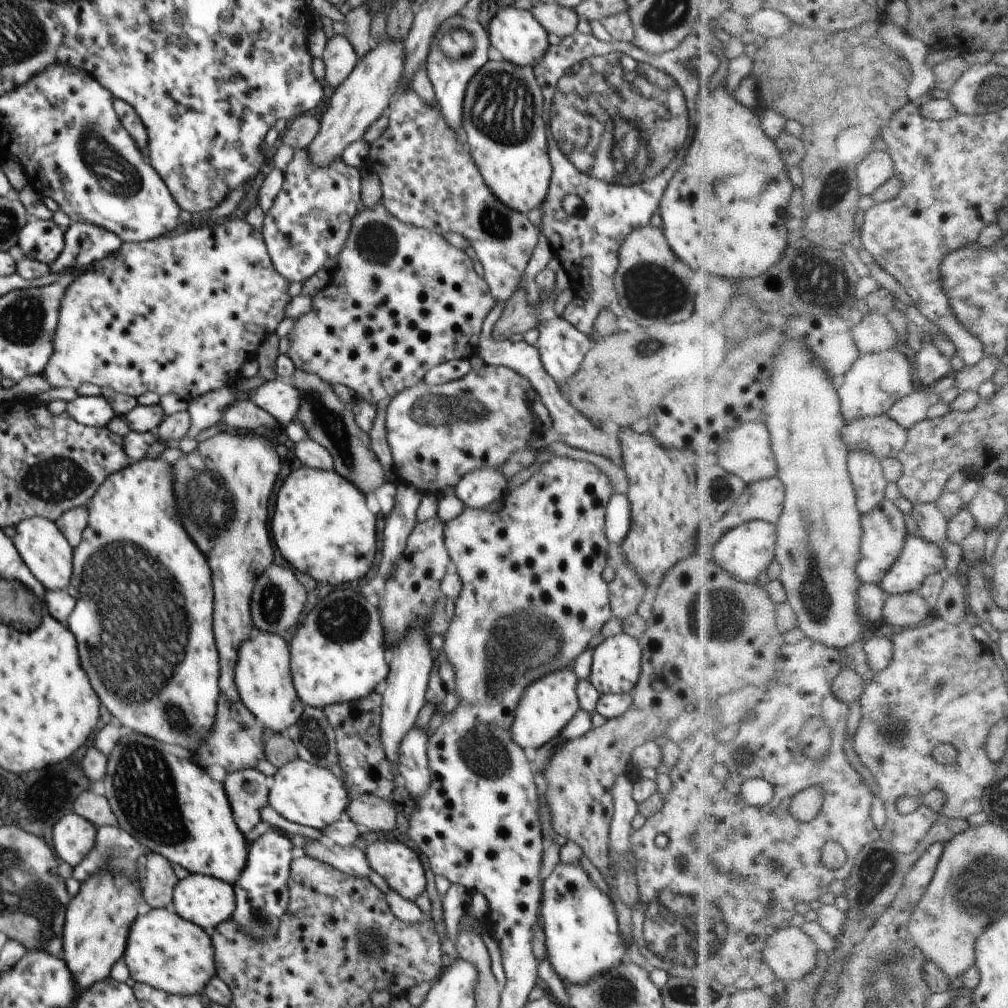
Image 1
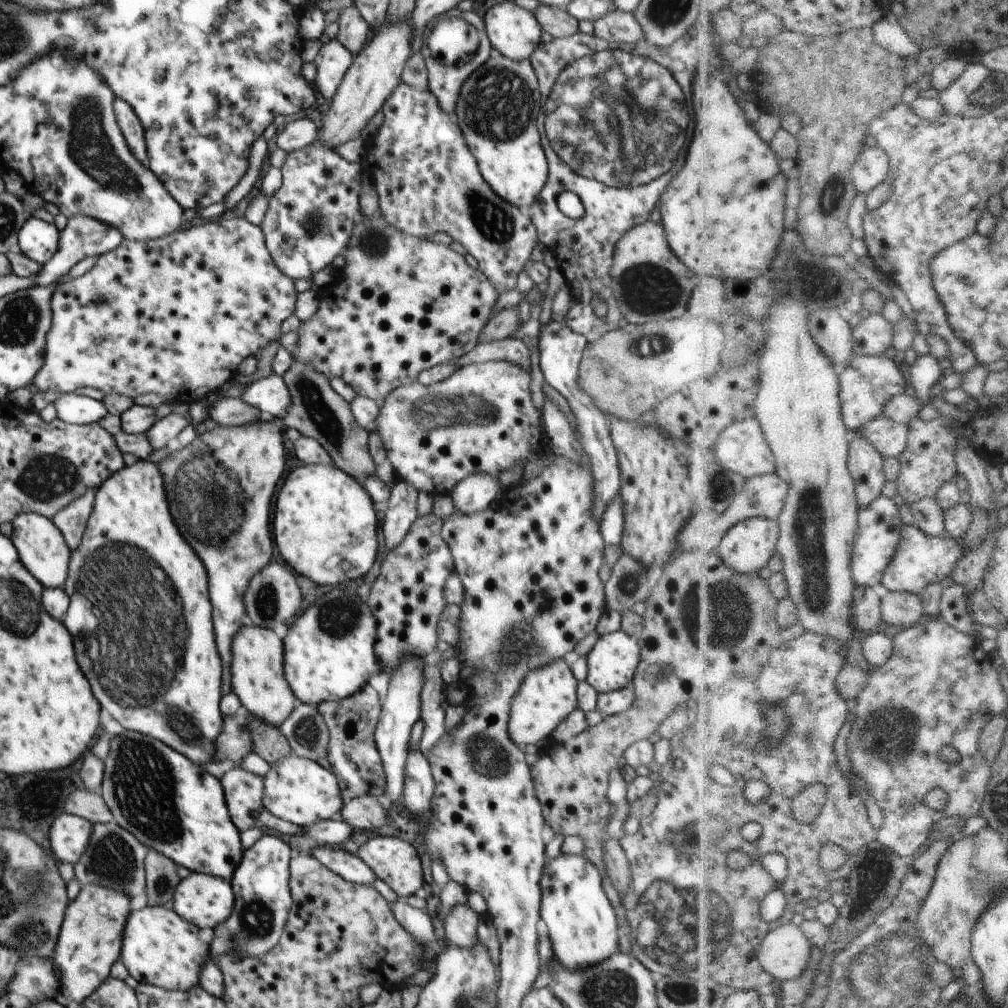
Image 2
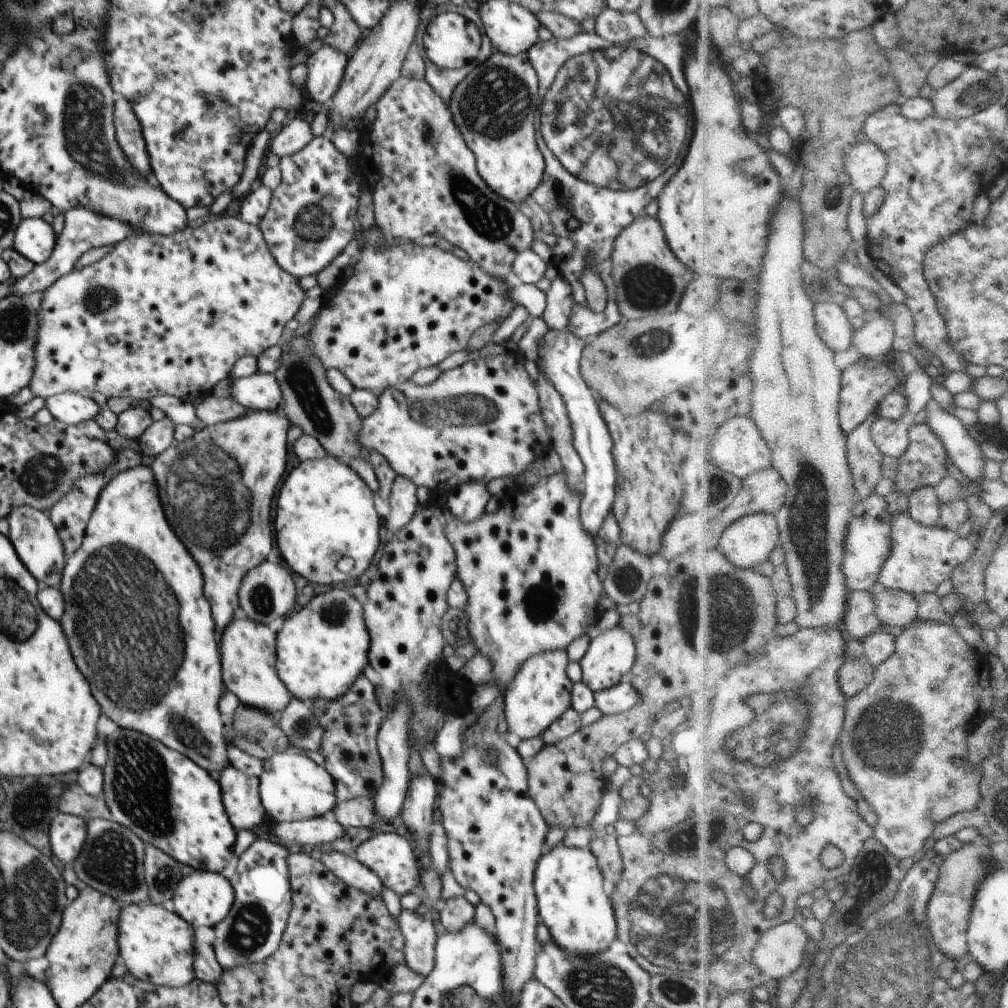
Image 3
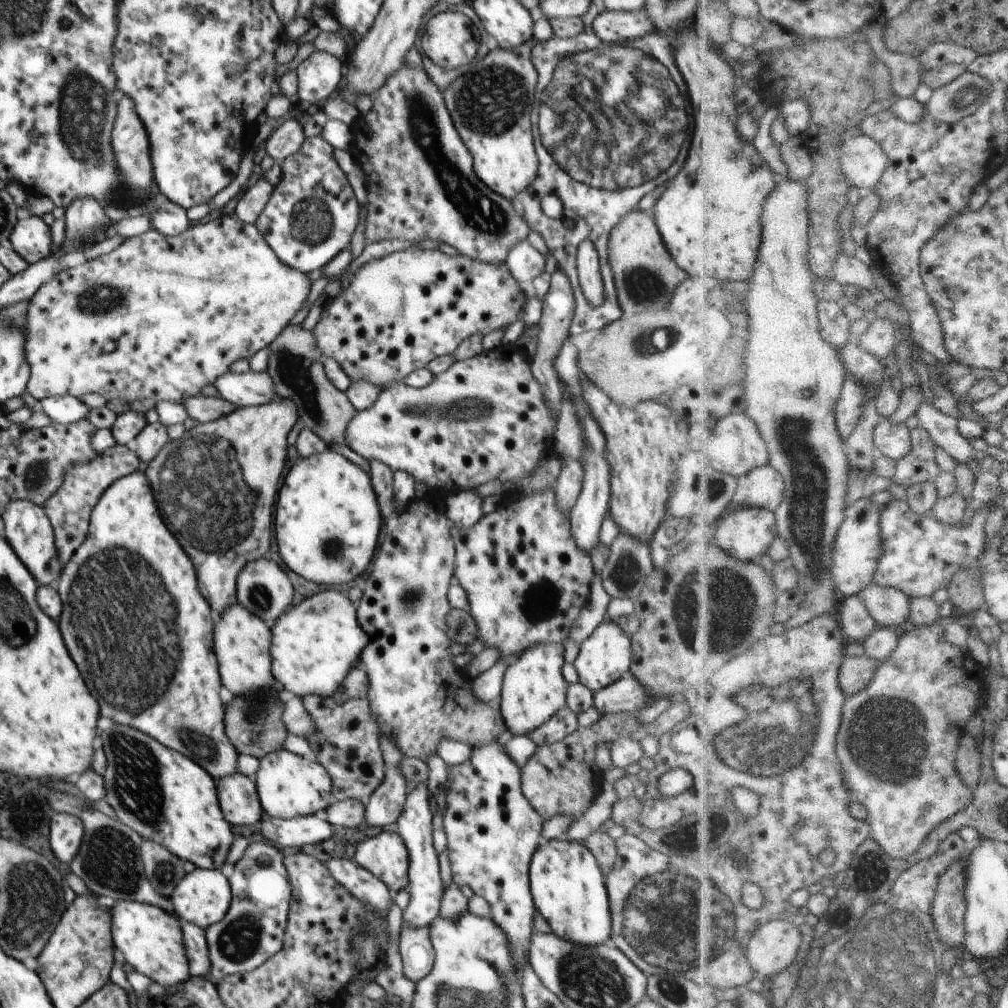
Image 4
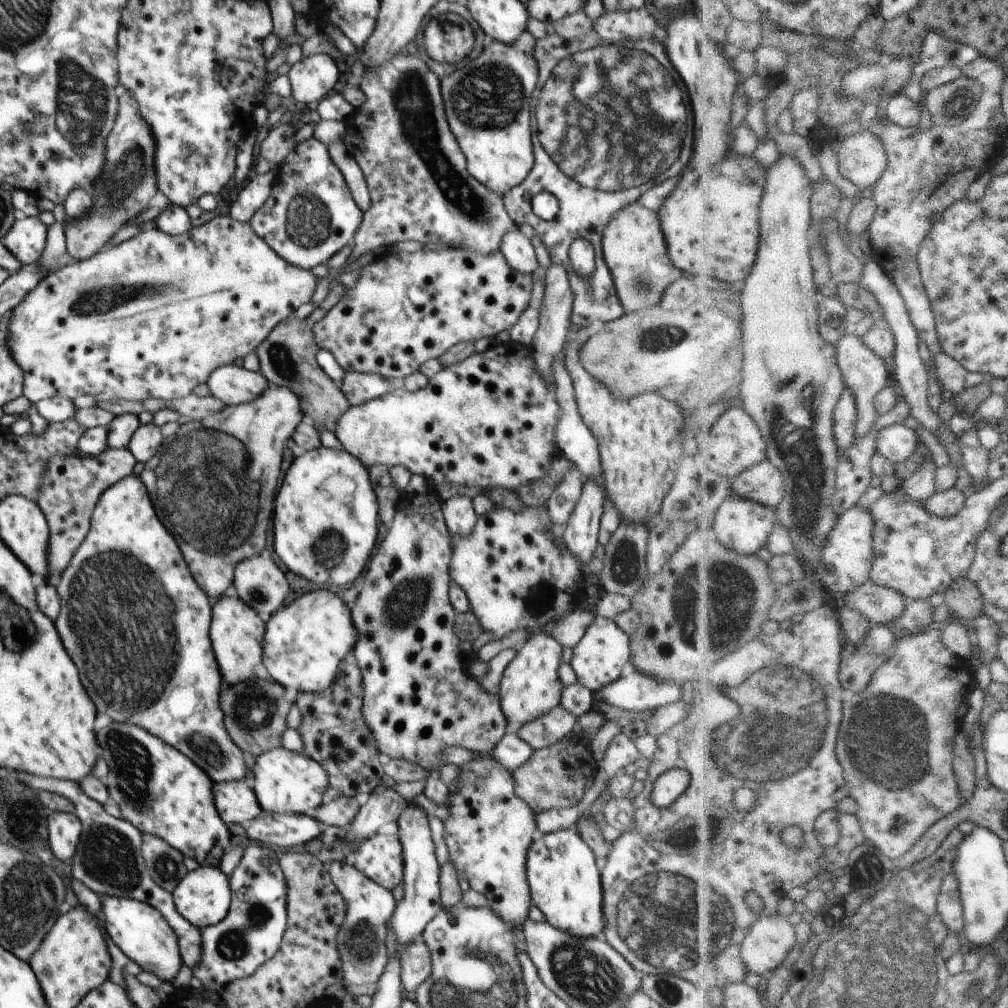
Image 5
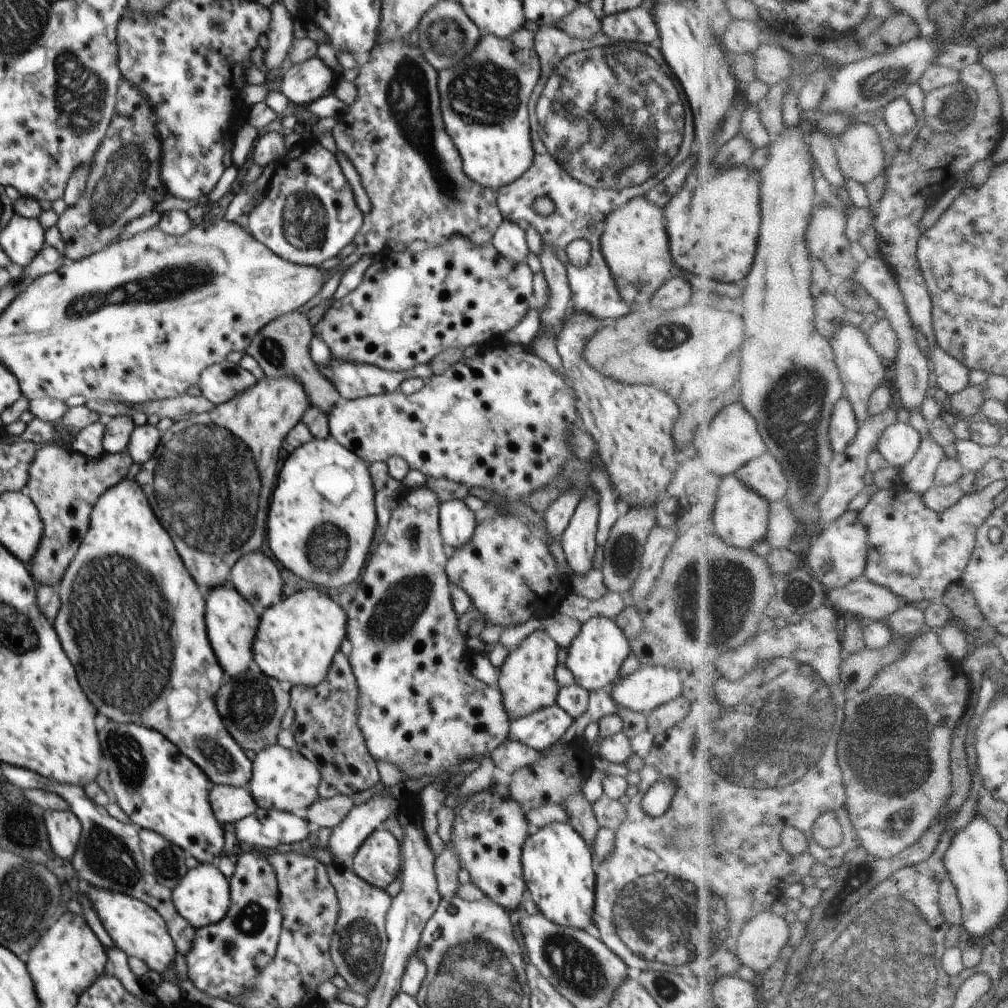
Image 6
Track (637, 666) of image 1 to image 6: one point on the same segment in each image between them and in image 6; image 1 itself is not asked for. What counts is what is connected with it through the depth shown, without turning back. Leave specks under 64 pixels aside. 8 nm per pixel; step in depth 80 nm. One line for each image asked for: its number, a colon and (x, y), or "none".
2: (612, 662)
3: (611, 654)
4: (606, 654)
5: (600, 658)
6: (595, 656)

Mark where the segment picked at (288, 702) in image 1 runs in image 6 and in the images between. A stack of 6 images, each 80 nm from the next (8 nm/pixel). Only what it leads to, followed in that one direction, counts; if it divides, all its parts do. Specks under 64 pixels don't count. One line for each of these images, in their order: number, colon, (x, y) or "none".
2: (258, 679)
3: (247, 649)
4: (241, 640)
5: (236, 631)
6: (231, 623)

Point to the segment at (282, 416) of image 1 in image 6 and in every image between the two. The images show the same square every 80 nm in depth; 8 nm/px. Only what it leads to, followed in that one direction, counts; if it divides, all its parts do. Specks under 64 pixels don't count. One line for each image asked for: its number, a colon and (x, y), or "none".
2: (271, 395)
3: (259, 391)
4: (254, 388)
5: (232, 385)
6: (219, 383)

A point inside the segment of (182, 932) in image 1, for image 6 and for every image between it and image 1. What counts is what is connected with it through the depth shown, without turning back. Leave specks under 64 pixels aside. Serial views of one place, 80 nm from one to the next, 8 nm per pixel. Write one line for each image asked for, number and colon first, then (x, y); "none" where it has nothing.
2: (159, 947)
3: (157, 946)
4: (148, 939)
5: (140, 931)
6: (138, 930)

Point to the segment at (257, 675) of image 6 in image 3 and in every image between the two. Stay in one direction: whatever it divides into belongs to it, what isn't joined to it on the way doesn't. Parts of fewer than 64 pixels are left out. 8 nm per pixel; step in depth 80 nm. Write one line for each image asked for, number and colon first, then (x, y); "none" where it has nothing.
3: (252, 731)
4: (253, 722)
5: (255, 711)

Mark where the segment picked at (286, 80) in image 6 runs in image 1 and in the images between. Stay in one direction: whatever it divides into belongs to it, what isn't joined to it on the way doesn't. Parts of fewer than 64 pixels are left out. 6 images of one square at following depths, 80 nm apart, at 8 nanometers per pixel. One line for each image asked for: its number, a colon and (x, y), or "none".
1: (339, 58)
2: (333, 60)
3: (326, 67)
4: (318, 76)
5: (311, 79)

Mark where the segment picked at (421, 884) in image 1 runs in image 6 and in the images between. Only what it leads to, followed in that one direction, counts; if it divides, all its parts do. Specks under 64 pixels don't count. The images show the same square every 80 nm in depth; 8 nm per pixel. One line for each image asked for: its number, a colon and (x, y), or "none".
2: (395, 861)
3: (391, 857)
4: (385, 856)
5: (380, 857)
6: (378, 861)

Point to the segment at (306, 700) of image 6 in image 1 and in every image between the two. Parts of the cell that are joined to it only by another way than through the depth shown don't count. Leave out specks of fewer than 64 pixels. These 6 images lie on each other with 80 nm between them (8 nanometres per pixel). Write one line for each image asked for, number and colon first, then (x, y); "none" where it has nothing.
1: (366, 771)
2: (352, 752)
3: (349, 746)
4: (346, 736)
5: (334, 734)

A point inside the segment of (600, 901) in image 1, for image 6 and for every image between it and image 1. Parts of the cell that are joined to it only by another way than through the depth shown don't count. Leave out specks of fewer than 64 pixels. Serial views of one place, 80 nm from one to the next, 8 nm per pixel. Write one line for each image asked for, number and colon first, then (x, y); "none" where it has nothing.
2: (583, 932)
3: (568, 884)
4: (568, 889)
5: (564, 883)
6: (557, 868)

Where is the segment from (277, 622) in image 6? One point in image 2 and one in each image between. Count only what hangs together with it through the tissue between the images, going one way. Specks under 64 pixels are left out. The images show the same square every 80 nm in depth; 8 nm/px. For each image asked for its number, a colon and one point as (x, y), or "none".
2: (329, 652)
3: (321, 649)
4: (313, 645)
5: (304, 642)

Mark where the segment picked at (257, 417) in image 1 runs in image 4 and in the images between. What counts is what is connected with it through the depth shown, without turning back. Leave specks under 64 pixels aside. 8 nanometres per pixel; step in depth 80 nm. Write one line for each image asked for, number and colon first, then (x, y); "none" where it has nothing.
2: (227, 411)
3: (210, 410)
4: (202, 408)

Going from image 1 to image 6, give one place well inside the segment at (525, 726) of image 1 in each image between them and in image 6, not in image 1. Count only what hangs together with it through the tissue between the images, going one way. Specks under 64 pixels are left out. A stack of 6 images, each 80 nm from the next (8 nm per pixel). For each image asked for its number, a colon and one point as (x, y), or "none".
2: (548, 695)
3: (540, 692)
4: (533, 690)
5: (530, 687)
6: (527, 682)

